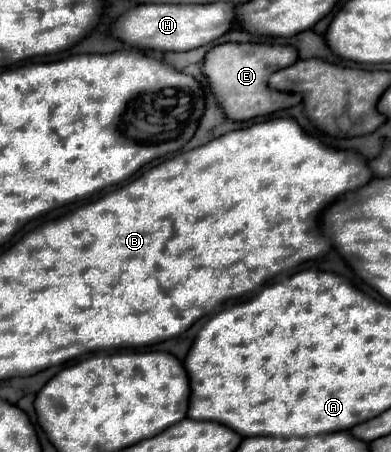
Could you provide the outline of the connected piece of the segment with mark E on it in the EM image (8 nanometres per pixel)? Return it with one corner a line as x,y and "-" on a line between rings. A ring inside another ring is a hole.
227,42
215,46
207,58
203,72
211,82
213,92
219,98
225,114
231,120
251,120
255,116
273,114
277,110
291,108
301,102
301,94
287,94
279,90
271,90
269,78
273,72
295,64
299,52
295,46
281,46
281,44
265,44
265,42

